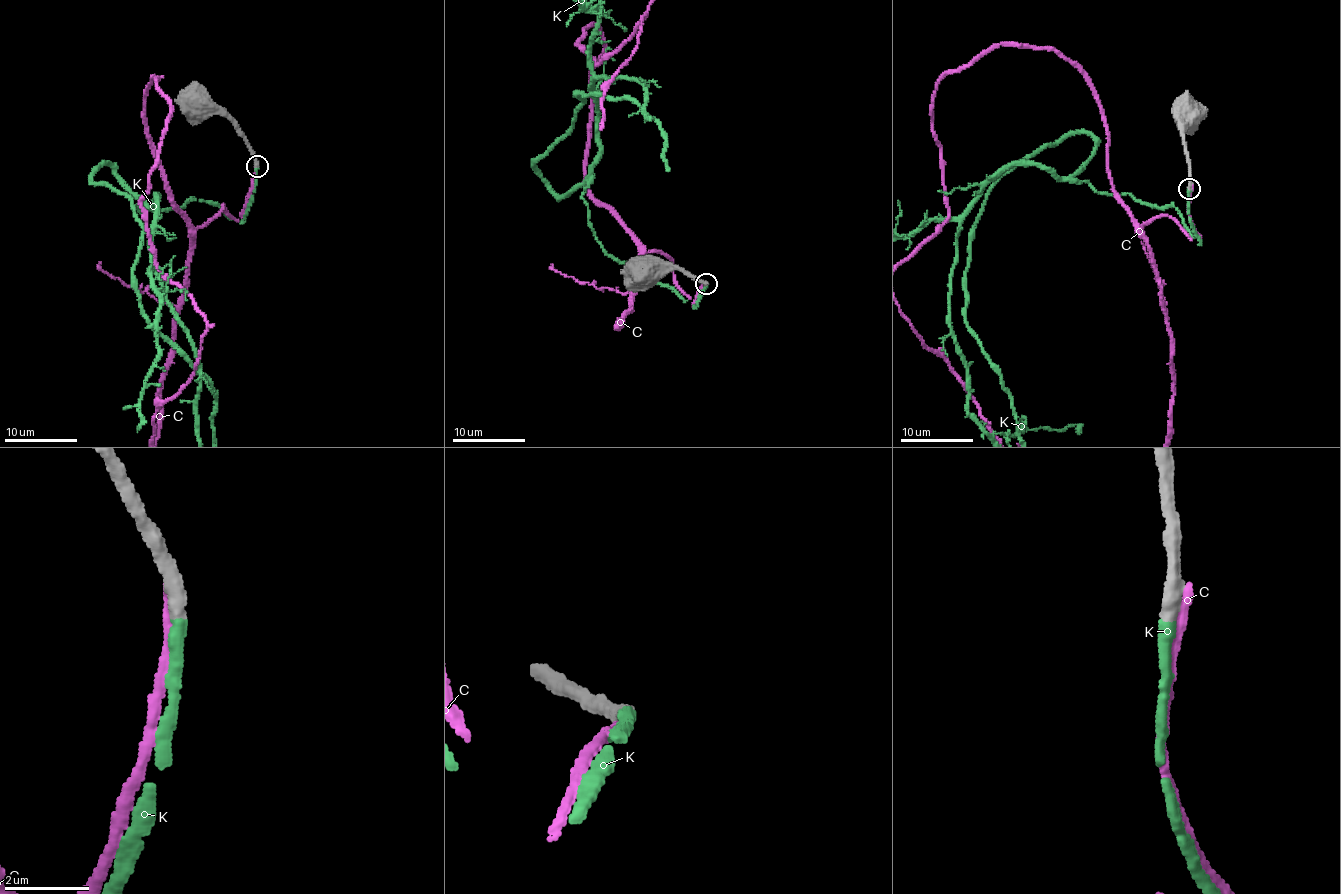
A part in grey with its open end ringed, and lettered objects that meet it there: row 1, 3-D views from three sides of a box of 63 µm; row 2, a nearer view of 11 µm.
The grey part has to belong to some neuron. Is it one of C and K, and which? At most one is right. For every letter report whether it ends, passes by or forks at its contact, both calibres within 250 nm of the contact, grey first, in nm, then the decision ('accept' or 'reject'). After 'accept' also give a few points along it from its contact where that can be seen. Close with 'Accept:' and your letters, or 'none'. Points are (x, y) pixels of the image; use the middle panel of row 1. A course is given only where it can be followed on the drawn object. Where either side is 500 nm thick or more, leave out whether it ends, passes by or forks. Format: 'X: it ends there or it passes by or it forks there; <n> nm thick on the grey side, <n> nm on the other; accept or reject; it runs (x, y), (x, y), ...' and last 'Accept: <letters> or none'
C: it ends there; 440 nm thick on the grey side, 300 nm on the other; reject
K: it ends there; 420 nm thick on the grey side, 320 nm on the other; accept
Accept: K

